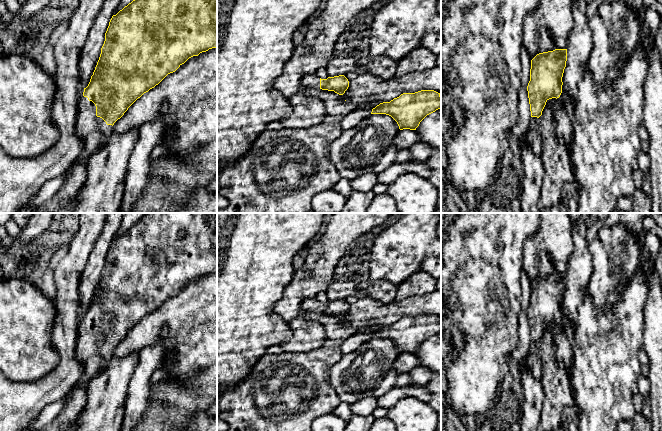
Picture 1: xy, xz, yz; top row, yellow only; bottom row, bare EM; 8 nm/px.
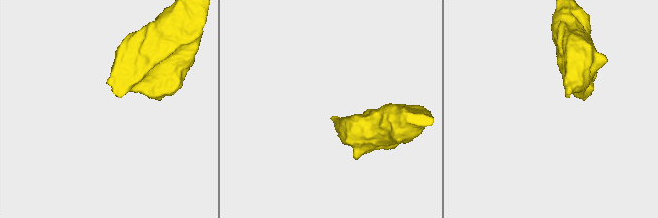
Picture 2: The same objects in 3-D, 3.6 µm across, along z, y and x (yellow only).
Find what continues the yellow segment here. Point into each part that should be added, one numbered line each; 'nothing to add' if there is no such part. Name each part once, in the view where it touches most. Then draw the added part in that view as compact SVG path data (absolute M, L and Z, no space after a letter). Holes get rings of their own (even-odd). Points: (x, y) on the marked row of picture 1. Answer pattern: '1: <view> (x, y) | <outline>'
1: xy (94, 131) | M80 97L76 131L83 139L84 149L68 169L68 178L55 196L31 210L32 213L59 213L63 207L77 198L87 179L87 161L106 144L112 127L96 116L96 106L92 101L87 97Z

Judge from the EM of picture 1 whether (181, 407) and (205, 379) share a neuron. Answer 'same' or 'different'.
same

